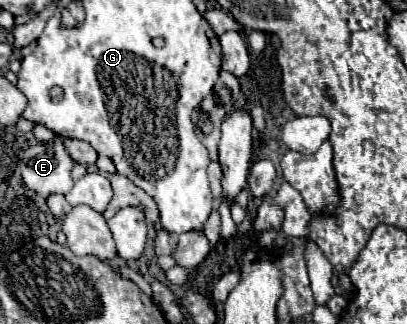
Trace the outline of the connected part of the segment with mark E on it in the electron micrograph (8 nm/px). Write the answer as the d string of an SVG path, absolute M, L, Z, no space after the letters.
M37 143L23 153L21 177L29 189L47 197L51 193L67 193L73 187L71 181L73 161L63 143L59 151L51 143Z

